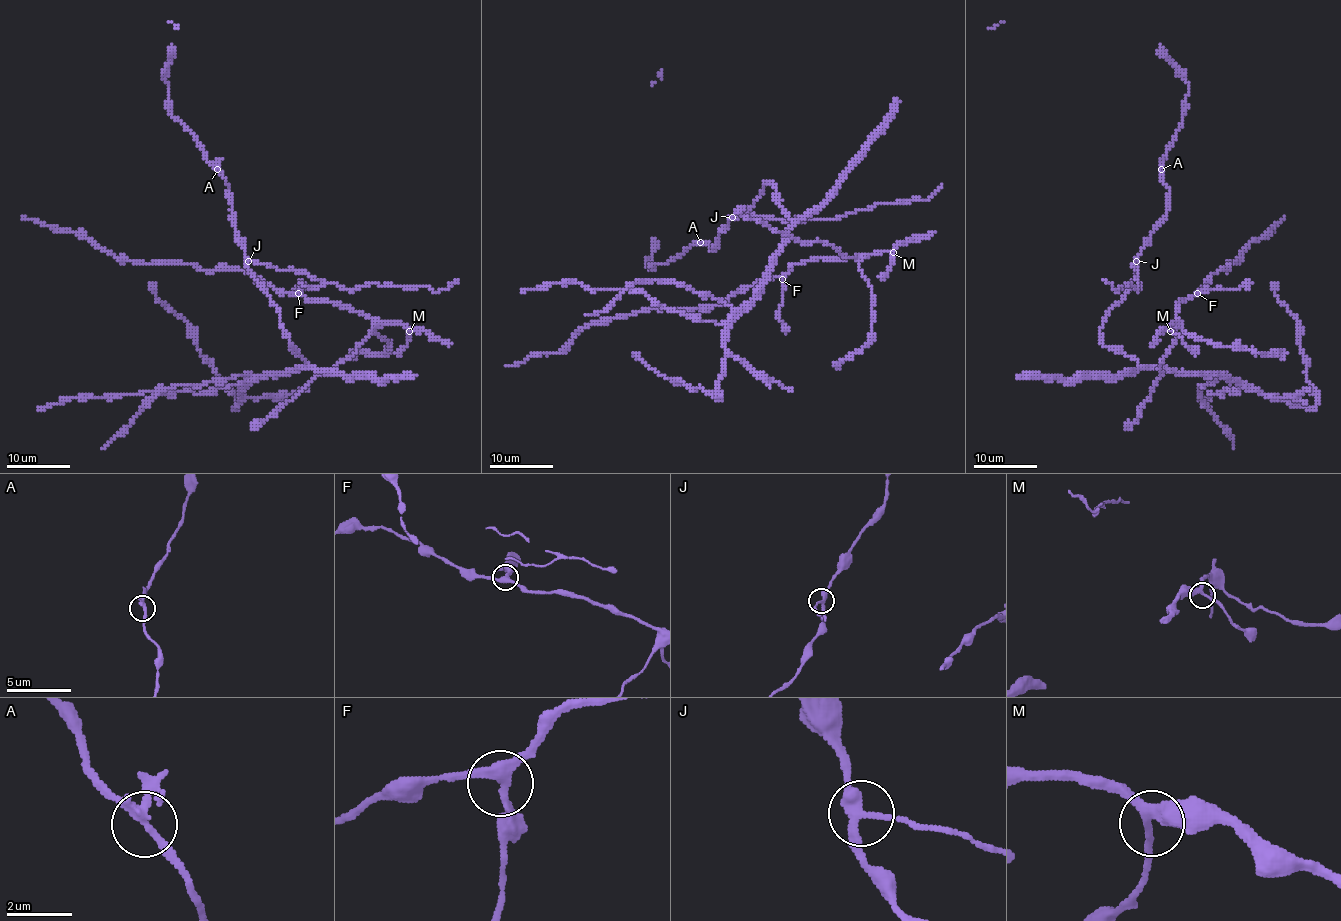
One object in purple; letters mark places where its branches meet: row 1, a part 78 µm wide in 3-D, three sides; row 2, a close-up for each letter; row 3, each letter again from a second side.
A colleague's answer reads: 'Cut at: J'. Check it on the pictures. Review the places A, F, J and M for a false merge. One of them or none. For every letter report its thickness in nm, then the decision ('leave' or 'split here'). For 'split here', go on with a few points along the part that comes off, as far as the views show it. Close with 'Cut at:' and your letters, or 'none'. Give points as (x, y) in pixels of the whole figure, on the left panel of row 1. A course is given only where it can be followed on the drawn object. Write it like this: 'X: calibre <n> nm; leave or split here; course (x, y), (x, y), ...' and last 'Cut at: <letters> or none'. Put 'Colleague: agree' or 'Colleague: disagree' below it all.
A: calibre 200 nm; leave
F: calibre 280 nm; leave
J: calibre 260 nm; split here; course (249, 261), (308, 273), (314, 279), (355, 290), (367, 284), (429, 287), (433, 292), (445, 290), (457, 279)
M: calibre 280 nm; leave
Cut at: J
Colleague: agree

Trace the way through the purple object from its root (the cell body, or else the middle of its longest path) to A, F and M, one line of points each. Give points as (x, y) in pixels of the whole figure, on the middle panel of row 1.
A: (775, 201), (775, 187), (767, 182), (751, 207), (729, 220), (713, 250), (700, 242)
F: (775, 201), (791, 220), (788, 241), (821, 241), (844, 255), (856, 258), (817, 258), (796, 263), (782, 279)
M: (775, 201), (791, 220), (788, 241), (821, 241), (848, 257), (893, 252)

